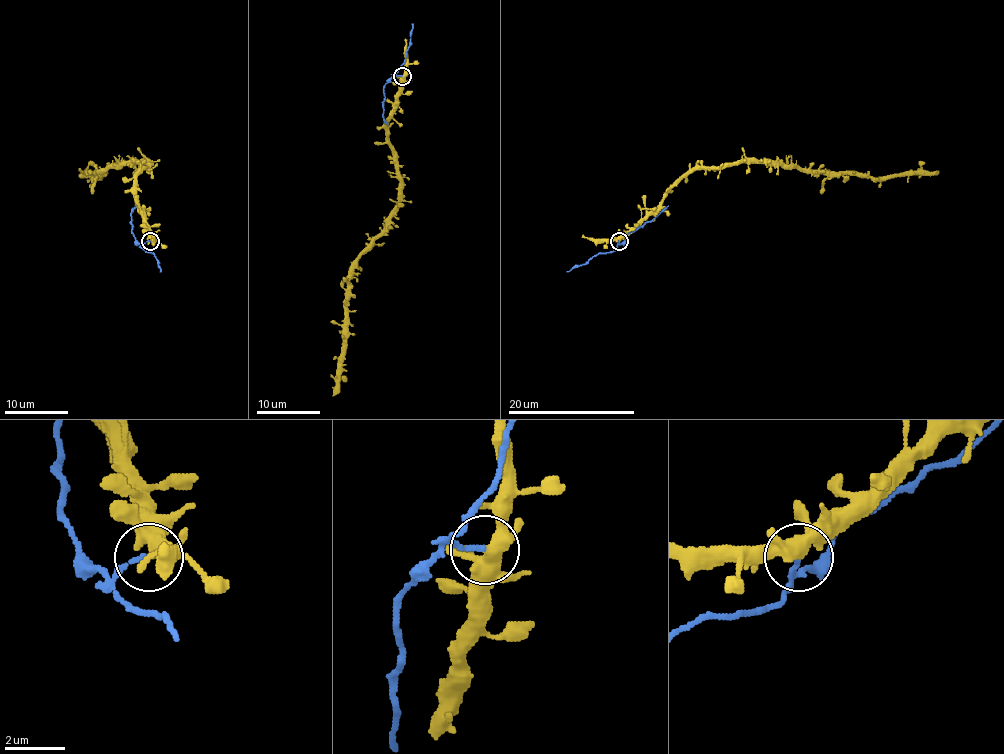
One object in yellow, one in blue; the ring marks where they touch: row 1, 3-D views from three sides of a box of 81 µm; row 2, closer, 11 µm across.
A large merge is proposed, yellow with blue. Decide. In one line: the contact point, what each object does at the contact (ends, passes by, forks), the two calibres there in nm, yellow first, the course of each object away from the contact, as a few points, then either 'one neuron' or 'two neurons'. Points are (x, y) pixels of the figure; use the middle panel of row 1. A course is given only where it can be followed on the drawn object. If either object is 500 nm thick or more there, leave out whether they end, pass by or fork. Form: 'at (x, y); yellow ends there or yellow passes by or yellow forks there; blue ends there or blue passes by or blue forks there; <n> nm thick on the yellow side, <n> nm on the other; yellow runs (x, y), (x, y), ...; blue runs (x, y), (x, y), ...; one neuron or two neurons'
at (402, 76); yellow passes by; blue ends there; 460 nm thick on the yellow side, 140 nm on the other; yellow runs (402, 75), (402, 93), (390, 117), (388, 140), (396, 151), (397, 210), (352, 273), (339, 389), (333, 395); blue runs (402, 75), (391, 79), (383, 88), (383, 120), (388, 124); two neurons

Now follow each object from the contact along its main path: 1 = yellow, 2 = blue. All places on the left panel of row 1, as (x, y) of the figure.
1: (150, 241), (150, 227), (138, 203), (136, 178), (147, 167), (145, 162), (109, 165), (92, 178), (81, 170)
2: (150, 241), (139, 243), (131, 232), (131, 210), (136, 205)

